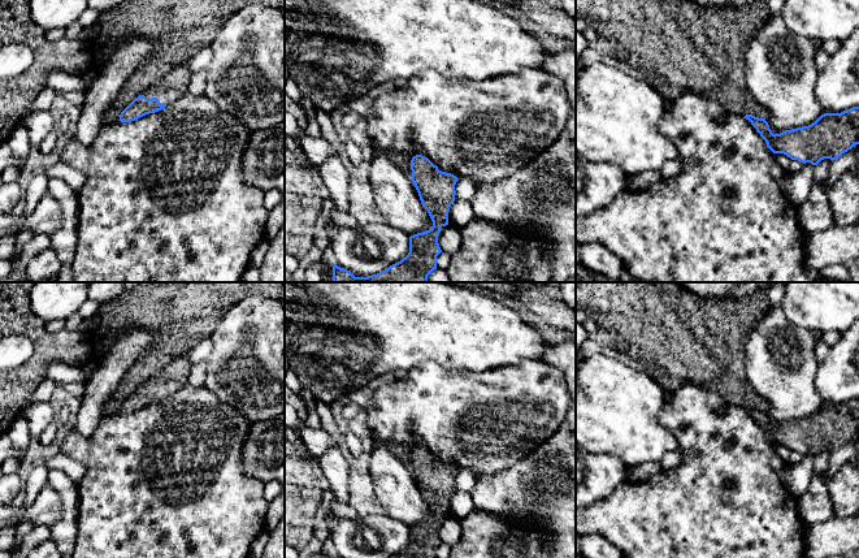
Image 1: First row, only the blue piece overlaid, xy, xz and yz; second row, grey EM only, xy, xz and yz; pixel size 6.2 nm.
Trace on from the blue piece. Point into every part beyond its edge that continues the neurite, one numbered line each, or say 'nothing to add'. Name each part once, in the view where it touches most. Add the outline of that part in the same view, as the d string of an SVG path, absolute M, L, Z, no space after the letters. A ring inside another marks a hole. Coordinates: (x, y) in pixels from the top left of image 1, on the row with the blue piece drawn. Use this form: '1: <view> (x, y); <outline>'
1: xy (173, 85); M186 62L172 69L142 95L147 99L157 98L161 104L169 105L187 92L190 81L191 73Z

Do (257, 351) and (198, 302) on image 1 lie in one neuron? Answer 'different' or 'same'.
different

